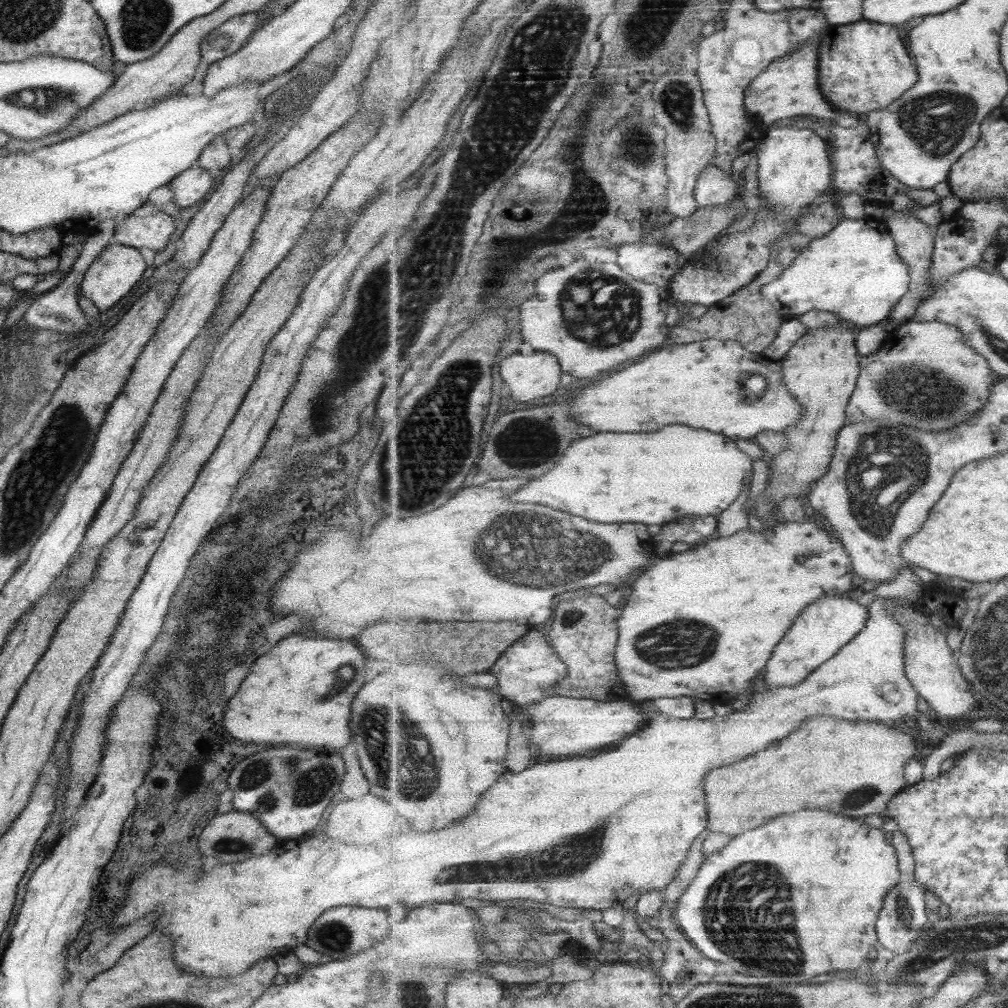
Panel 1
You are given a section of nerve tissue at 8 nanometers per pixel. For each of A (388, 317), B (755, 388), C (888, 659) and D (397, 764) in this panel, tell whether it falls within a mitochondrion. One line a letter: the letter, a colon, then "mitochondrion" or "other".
A: mitochondrion
B: mitochondrion
C: other
D: mitochondrion

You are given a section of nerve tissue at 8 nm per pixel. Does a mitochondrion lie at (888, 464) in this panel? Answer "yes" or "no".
yes

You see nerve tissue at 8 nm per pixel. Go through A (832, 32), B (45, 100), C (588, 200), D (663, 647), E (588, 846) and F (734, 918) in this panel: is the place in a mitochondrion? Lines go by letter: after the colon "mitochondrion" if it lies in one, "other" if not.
A: other
B: mitochondrion
C: mitochondrion
D: mitochondrion
E: mitochondrion
F: mitochondrion

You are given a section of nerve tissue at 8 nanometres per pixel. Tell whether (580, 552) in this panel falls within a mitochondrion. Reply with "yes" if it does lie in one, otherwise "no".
yes

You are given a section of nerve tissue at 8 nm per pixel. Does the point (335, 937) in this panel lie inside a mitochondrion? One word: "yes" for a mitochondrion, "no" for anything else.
yes

